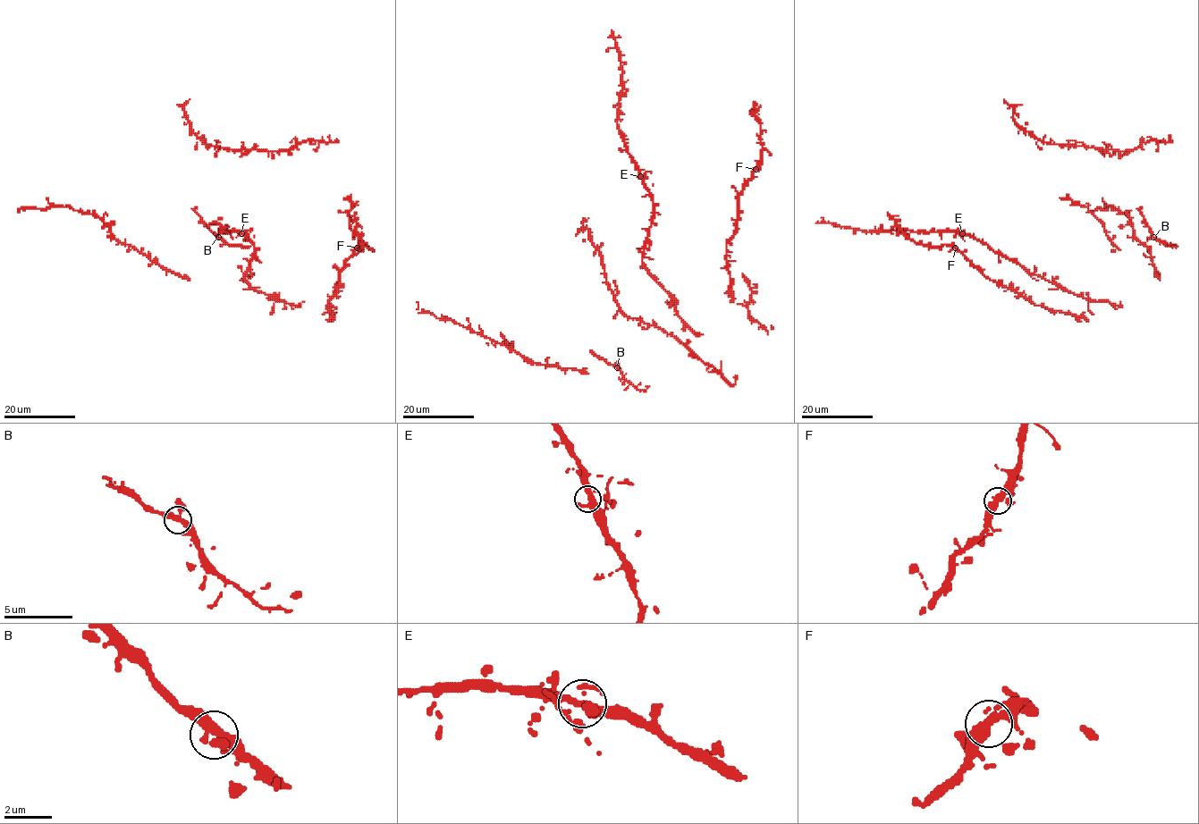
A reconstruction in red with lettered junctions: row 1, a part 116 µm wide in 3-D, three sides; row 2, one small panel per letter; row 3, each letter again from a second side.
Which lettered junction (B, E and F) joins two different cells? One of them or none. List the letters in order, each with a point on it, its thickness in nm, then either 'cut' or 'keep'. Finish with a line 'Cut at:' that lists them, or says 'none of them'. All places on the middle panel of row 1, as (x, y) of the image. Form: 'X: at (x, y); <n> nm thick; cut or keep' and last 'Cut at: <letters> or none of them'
B: at (617, 367); 320 nm thick; keep
E: at (640, 176); 320 nm thick; keep
F: at (755, 169); 340 nm thick; keep
Cut at: none of them

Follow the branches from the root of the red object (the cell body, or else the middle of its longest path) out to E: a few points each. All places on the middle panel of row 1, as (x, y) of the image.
E: (684, 331), (684, 323), (674, 299), (643, 261), (644, 245), (652, 224), (654, 202), (640, 176)

